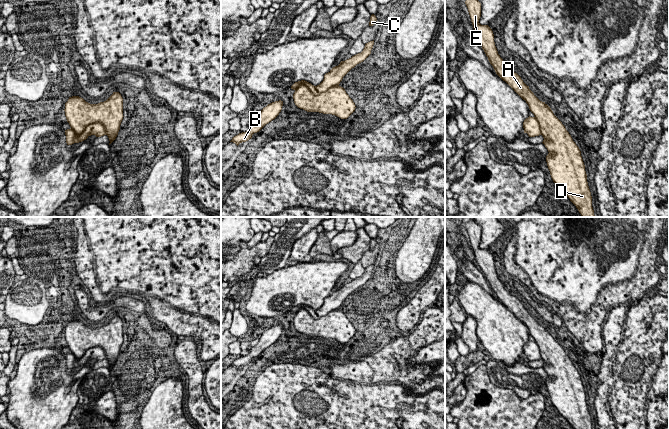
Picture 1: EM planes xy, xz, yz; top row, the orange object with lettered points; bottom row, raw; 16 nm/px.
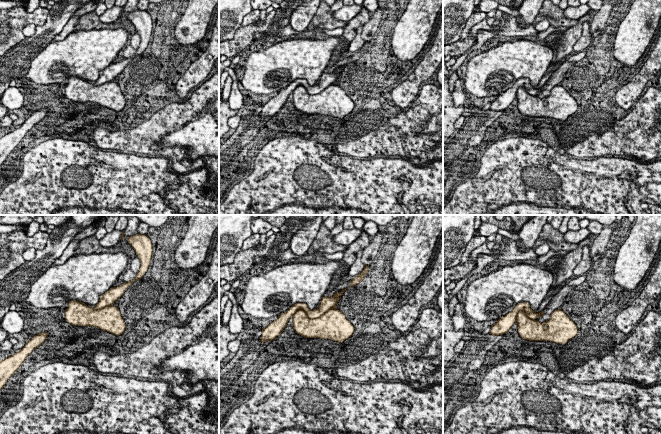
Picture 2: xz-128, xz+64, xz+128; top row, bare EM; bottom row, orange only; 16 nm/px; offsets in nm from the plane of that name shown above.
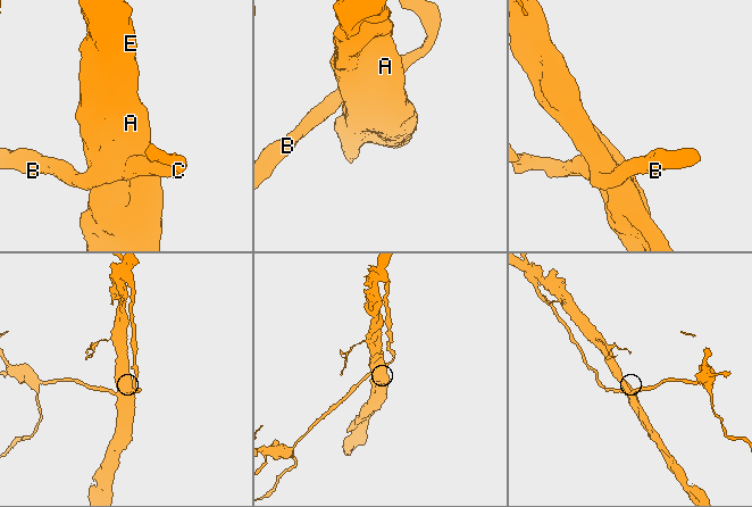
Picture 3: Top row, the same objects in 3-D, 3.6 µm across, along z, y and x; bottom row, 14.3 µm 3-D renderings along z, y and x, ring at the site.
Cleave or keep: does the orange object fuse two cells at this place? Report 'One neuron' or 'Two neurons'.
Two neurons

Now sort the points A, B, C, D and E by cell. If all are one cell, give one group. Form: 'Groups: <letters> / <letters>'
Groups: A D E / B C

